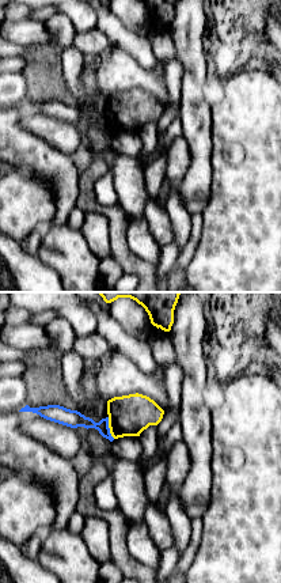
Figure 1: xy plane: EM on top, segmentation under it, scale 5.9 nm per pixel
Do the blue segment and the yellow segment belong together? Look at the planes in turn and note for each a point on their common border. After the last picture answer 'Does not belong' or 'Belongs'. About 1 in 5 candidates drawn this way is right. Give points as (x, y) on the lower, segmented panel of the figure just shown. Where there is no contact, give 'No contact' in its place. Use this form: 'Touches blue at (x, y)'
Touches blue at (109, 428)

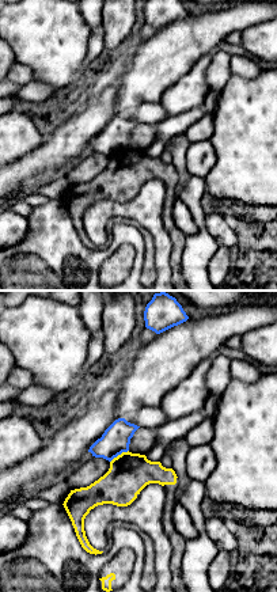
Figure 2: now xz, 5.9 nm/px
Touches blue at (118, 454)

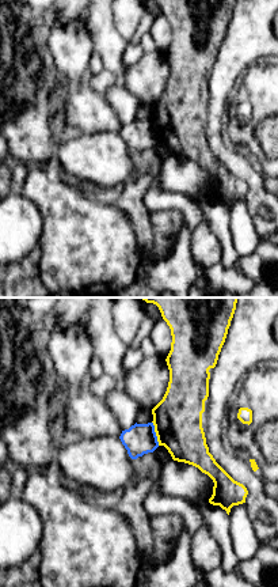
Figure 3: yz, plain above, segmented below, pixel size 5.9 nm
Touches blue at (155, 434)

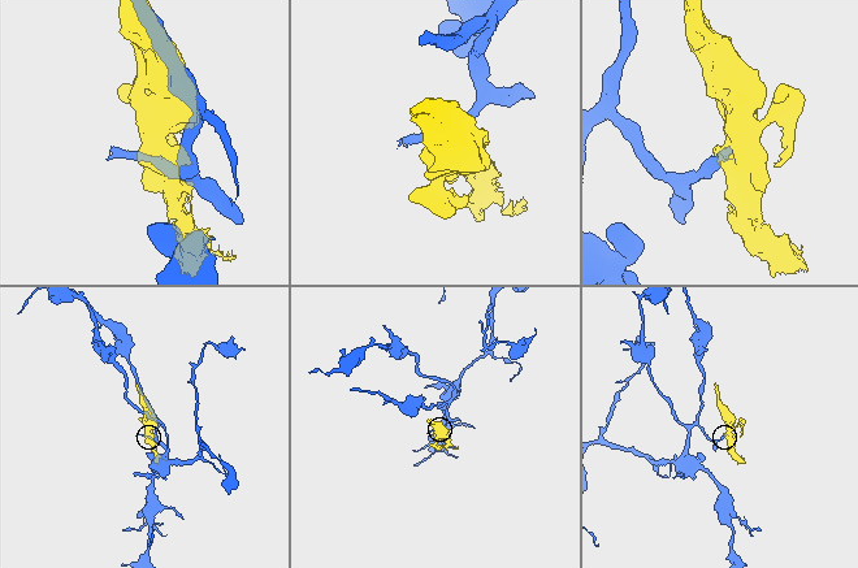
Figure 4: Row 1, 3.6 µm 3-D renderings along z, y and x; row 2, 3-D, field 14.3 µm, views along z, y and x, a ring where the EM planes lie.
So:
Does not belong

